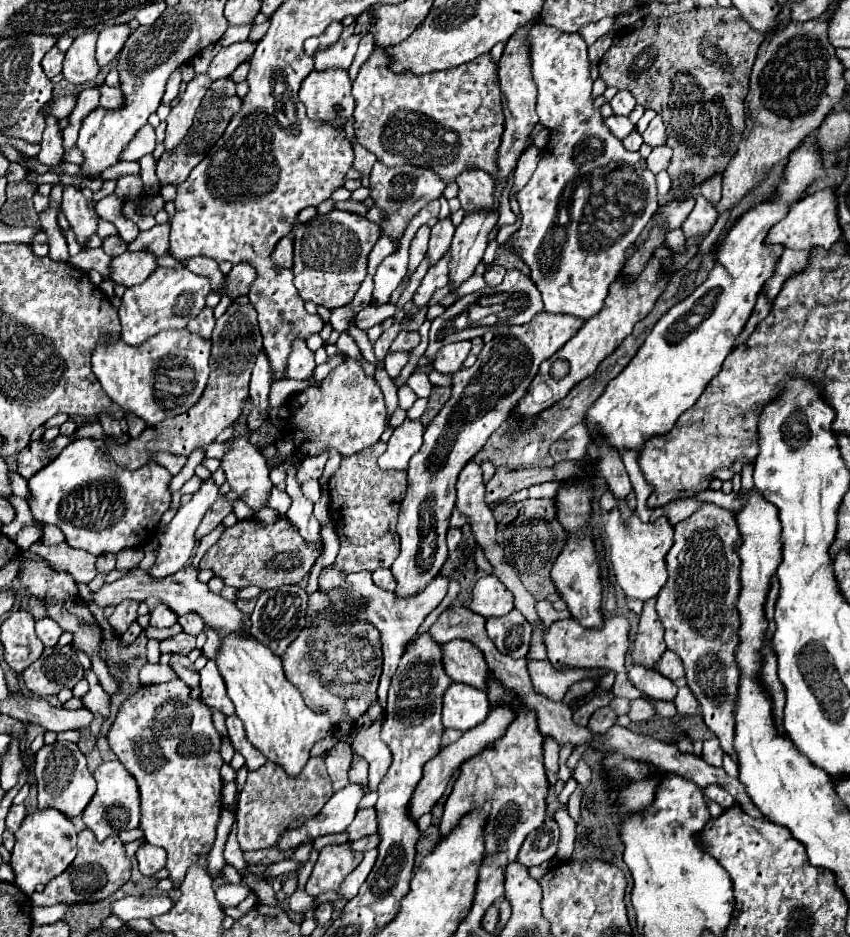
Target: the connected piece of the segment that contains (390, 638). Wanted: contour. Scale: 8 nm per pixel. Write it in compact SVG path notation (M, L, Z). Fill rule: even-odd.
M334 566L322 568L322 572L318 576L318 590L330 598L330 604L334 606L336 614L346 616L346 622L352 622L352 620L368 622L368 624L378 626L378 630L380 630L380 642L382 642L382 652L384 652L384 672L382 672L380 686L378 686L378 702L382 708L386 706L386 692L390 686L390 678L398 666L398 658L402 656L402 652L404 652L406 644L412 640L412 636L418 632L424 618L442 602L442 598L446 596L446 588L448 588L448 578L438 576L424 592L402 600L402 598L396 598L394 592L380 590L372 582L370 572L342 574Z

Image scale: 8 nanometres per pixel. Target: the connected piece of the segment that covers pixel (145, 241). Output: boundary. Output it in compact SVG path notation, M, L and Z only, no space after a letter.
M156 224L152 230L140 232L134 242L128 244L128 250L150 250L156 256L168 254L168 234L170 234L170 224Z

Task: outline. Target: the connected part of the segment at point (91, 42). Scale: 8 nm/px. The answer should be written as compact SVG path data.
M96 32L82 34L68 48L66 58L64 58L64 68L62 68L62 74L68 82L86 84L96 78L96 74L100 70L96 64L96 58L94 58L96 38L98 38Z

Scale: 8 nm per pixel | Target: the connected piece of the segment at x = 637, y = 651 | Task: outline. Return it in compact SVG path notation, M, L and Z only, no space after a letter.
M650 598L644 602L644 610L640 614L638 634L636 634L634 650L632 650L634 664L642 664L646 668L654 668L662 652L666 650L664 626L660 624L656 616L654 604L656 604L656 598Z

